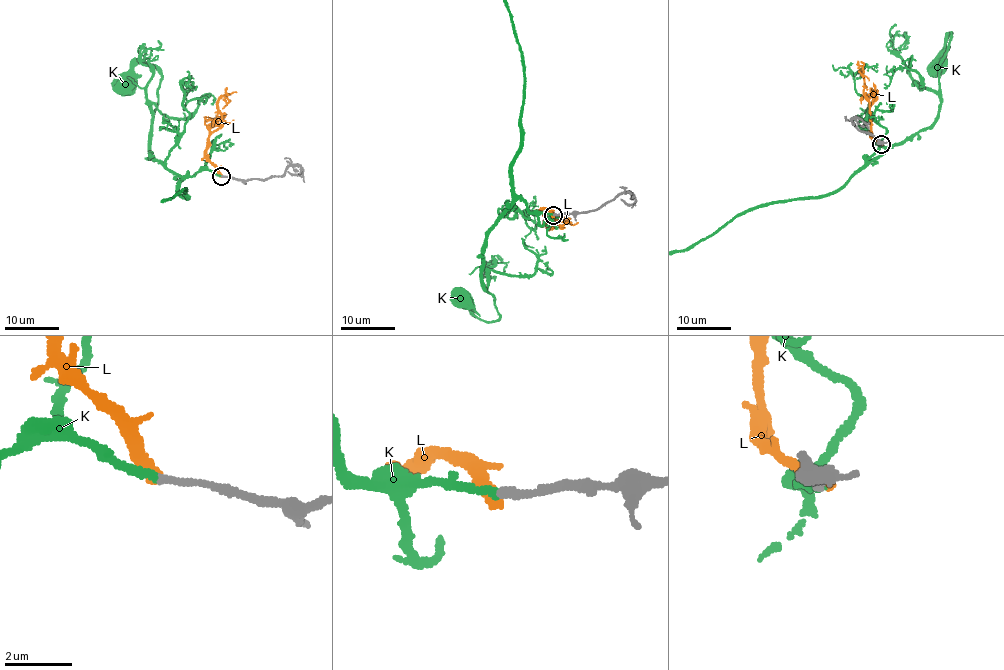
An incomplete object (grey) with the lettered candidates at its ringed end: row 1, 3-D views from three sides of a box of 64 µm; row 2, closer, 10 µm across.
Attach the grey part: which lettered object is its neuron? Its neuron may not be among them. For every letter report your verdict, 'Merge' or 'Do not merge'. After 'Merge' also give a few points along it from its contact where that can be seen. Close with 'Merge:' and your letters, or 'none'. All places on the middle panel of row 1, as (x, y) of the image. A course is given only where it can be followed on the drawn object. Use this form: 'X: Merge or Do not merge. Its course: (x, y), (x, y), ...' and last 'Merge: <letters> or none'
K: Merge. Its course: (553, 214), (532, 214), (516, 199), (489, 232), (483, 278), (498, 319), (478, 318), (461, 296)
L: Do not merge
Merge: K

